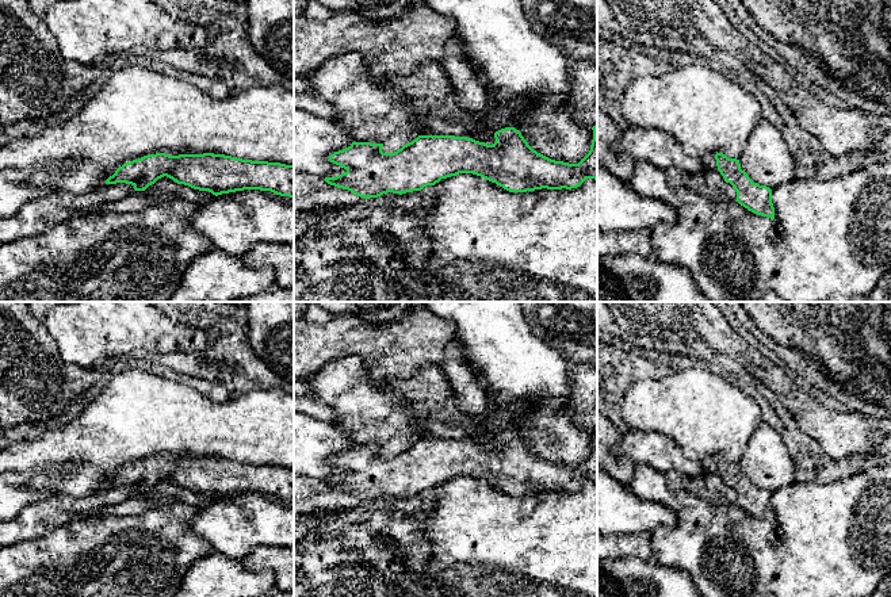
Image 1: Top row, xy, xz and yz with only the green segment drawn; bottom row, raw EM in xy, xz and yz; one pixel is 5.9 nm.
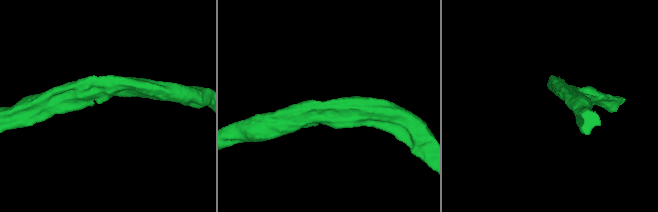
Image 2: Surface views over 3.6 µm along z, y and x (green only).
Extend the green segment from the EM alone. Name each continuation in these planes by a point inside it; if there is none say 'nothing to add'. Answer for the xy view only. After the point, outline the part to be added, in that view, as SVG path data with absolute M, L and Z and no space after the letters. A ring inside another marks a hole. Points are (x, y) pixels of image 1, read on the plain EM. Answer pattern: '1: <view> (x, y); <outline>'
nothing to add

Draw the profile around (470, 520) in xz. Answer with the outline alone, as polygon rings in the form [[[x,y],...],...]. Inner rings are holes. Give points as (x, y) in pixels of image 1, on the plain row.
[[[459,477],[441,482],[435,487],[436,505],[425,516],[425,539],[432,546],[432,556],[427,563],[422,585],[427,597],[597,597],[597,485],[586,482],[571,493],[535,493],[509,495],[502,490],[473,477]]]

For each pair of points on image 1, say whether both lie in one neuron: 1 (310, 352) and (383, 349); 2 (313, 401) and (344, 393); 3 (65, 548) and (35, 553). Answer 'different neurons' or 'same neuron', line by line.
1: same neuron
2: different neurons
3: same neuron

